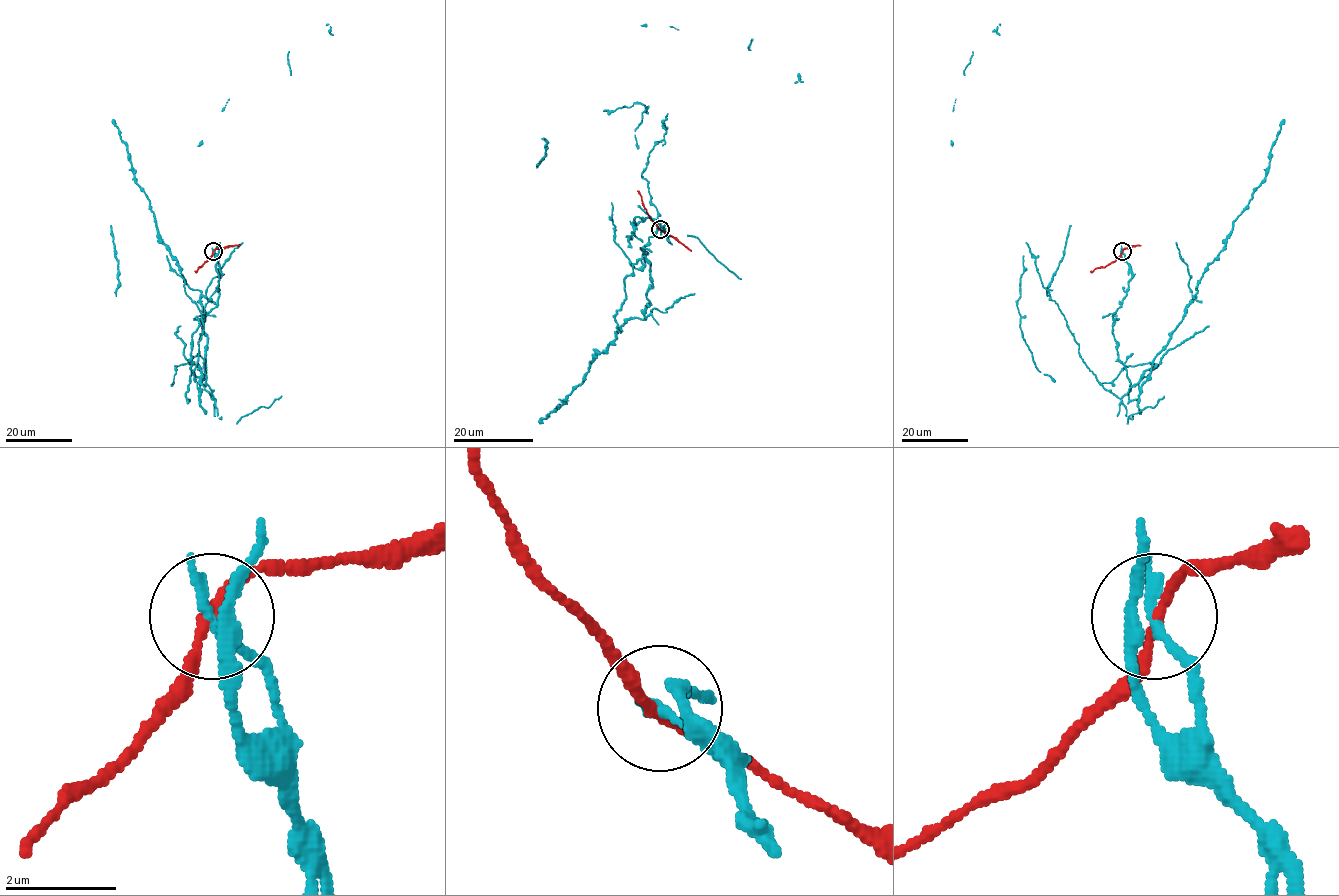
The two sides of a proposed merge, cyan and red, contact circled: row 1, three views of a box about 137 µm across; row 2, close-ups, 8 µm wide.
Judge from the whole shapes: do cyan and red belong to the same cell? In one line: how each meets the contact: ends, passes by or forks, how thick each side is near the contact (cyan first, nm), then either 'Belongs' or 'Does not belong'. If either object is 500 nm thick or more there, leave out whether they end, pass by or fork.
At the ring cyan ends. At the ring red passes by. Thickness 220 nm (cyan) against 170 nm. Does not belong

